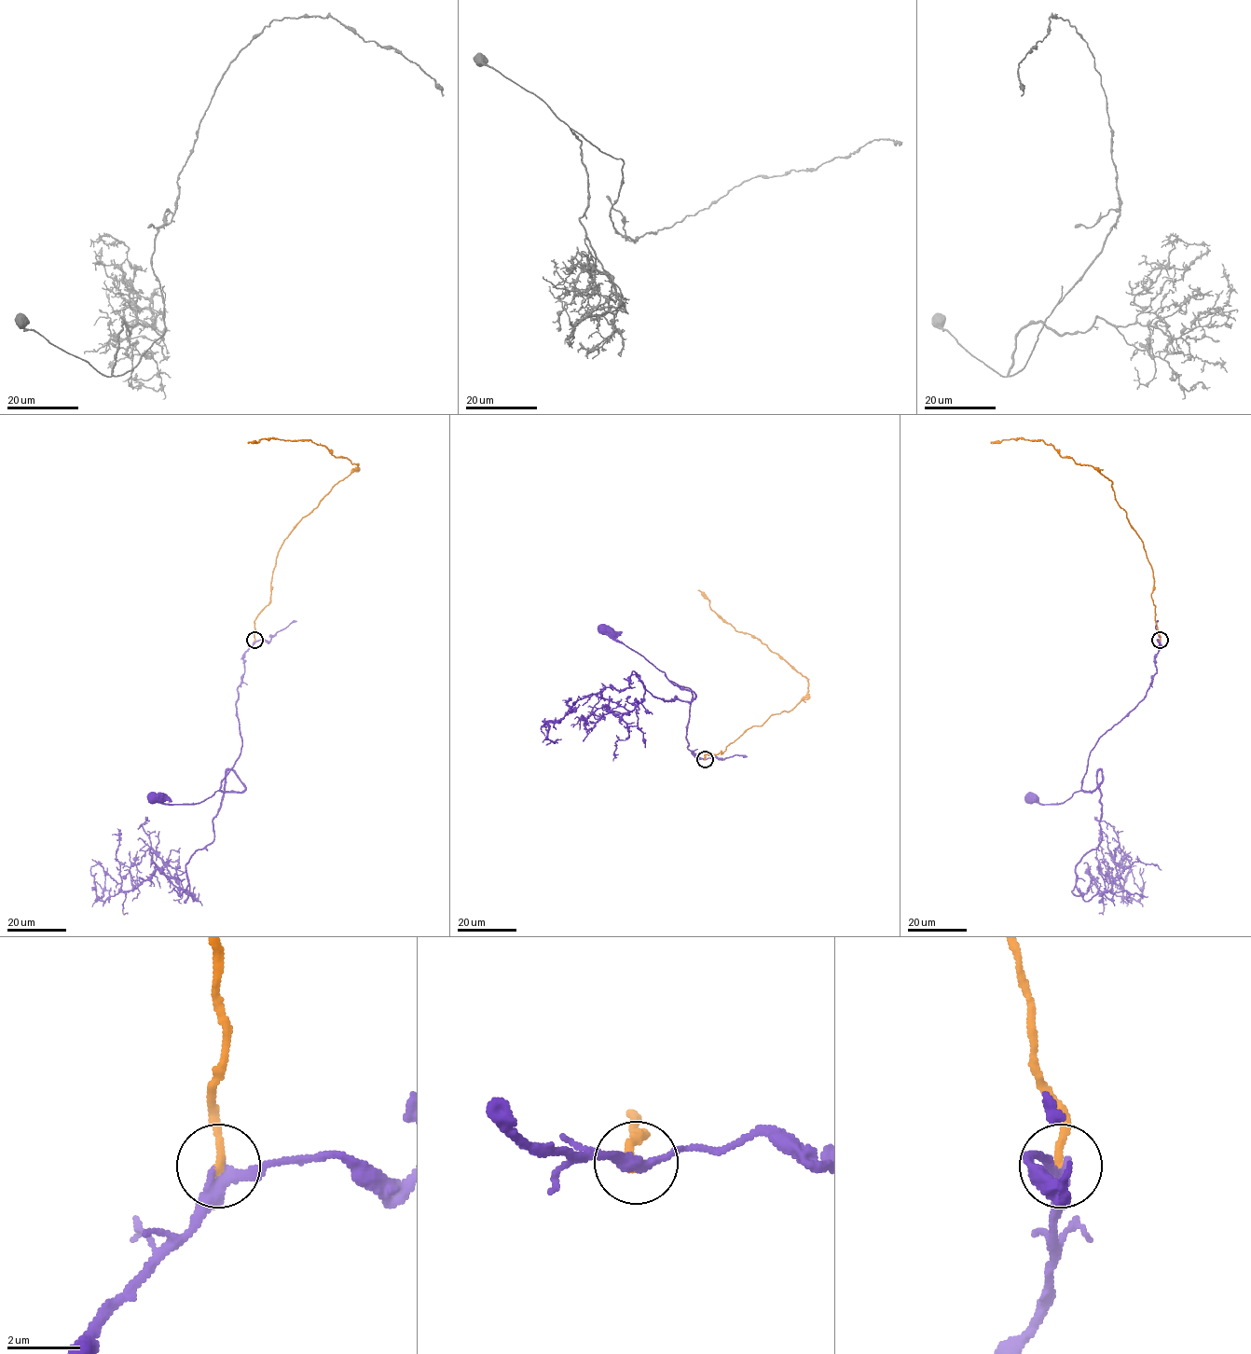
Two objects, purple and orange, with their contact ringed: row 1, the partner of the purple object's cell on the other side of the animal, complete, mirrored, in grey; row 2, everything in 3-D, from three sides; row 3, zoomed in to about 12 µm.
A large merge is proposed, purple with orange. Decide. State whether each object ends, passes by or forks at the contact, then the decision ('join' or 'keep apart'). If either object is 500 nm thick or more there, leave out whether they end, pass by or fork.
purple passes by | orange ends | join

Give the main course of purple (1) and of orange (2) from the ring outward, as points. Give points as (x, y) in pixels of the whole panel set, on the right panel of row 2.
1: (1160, 641), (1152, 684), (1146, 696), (1100, 738), (1089, 756), (1079, 791), (1061, 803), (1040, 804), (1029, 798)
2: (1160, 641), (1153, 571), (1111, 482), (1098, 469), (1063, 457), (1041, 439), (991, 443)

